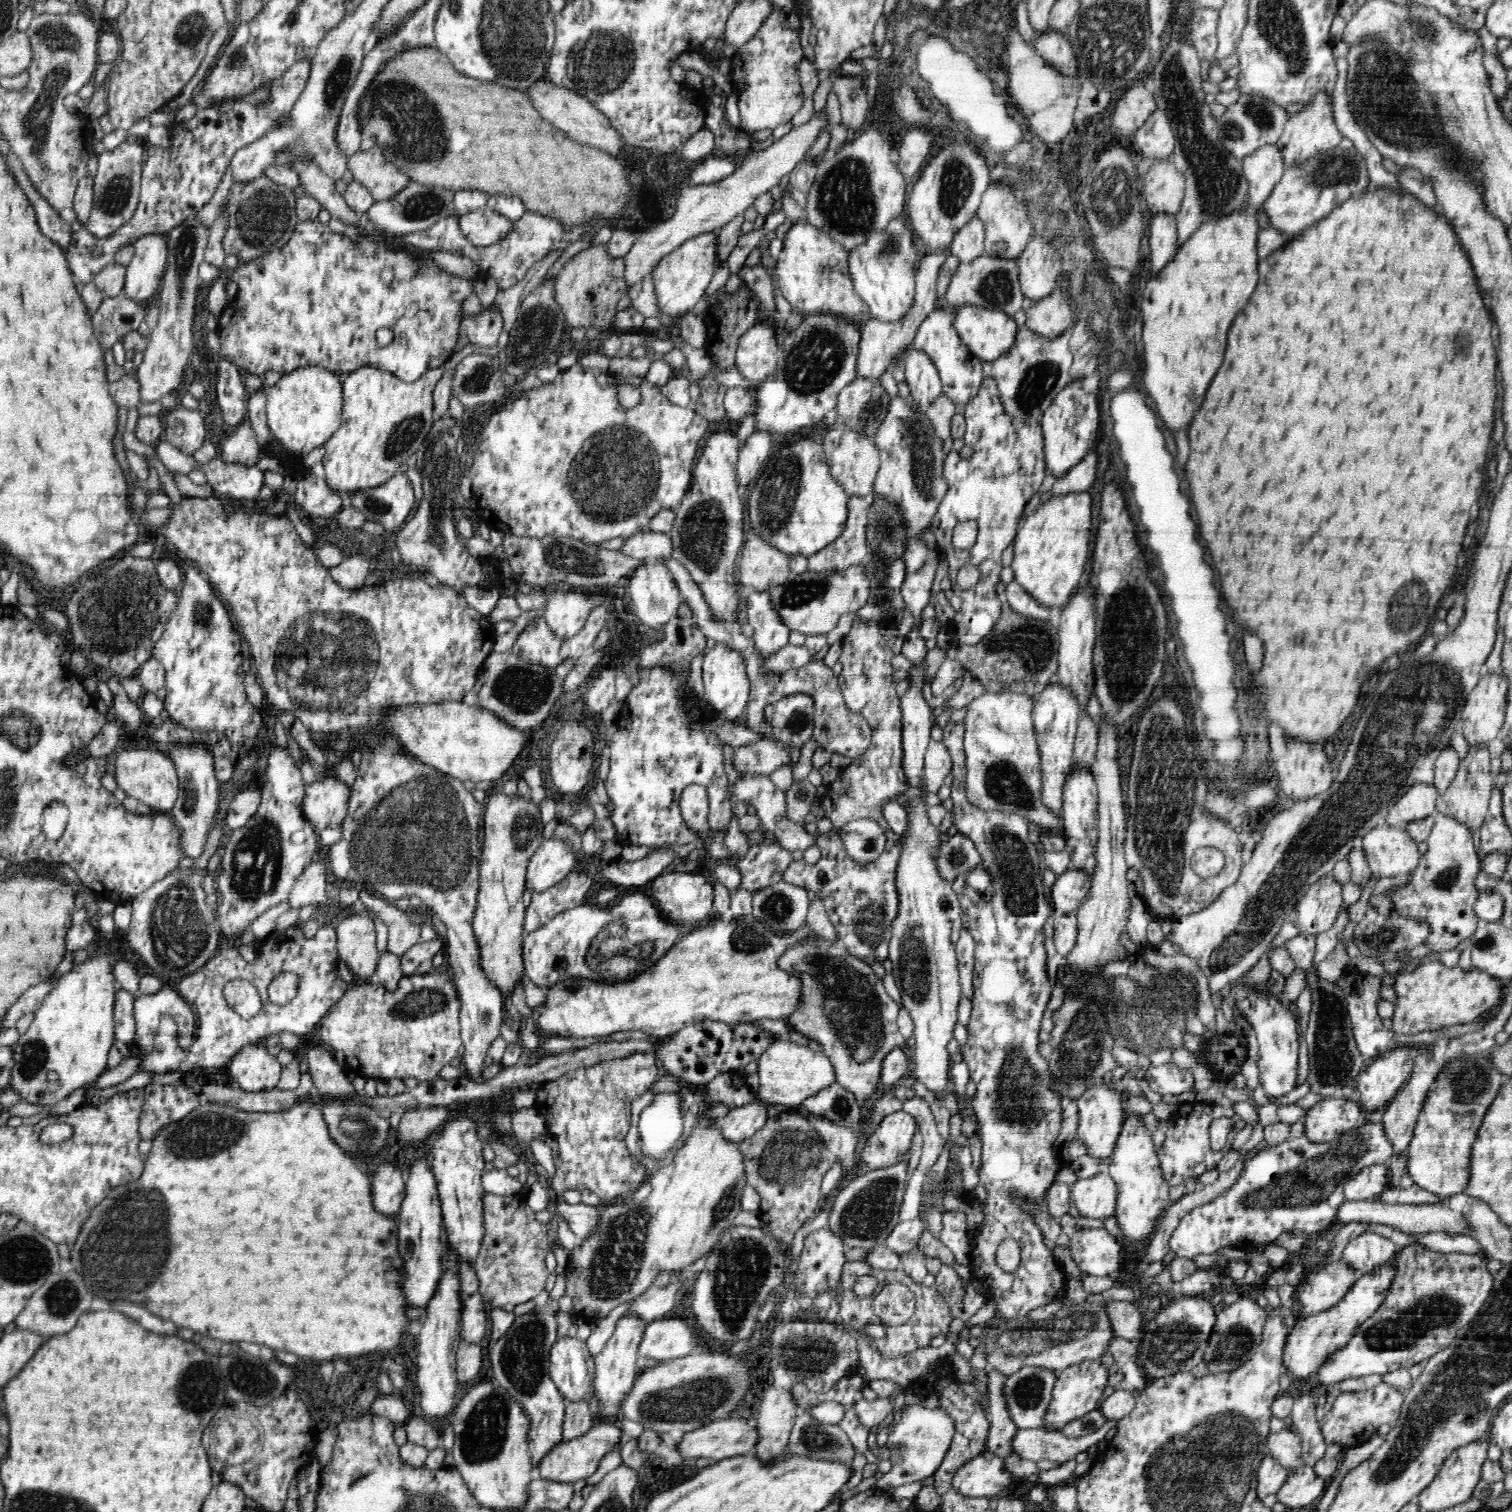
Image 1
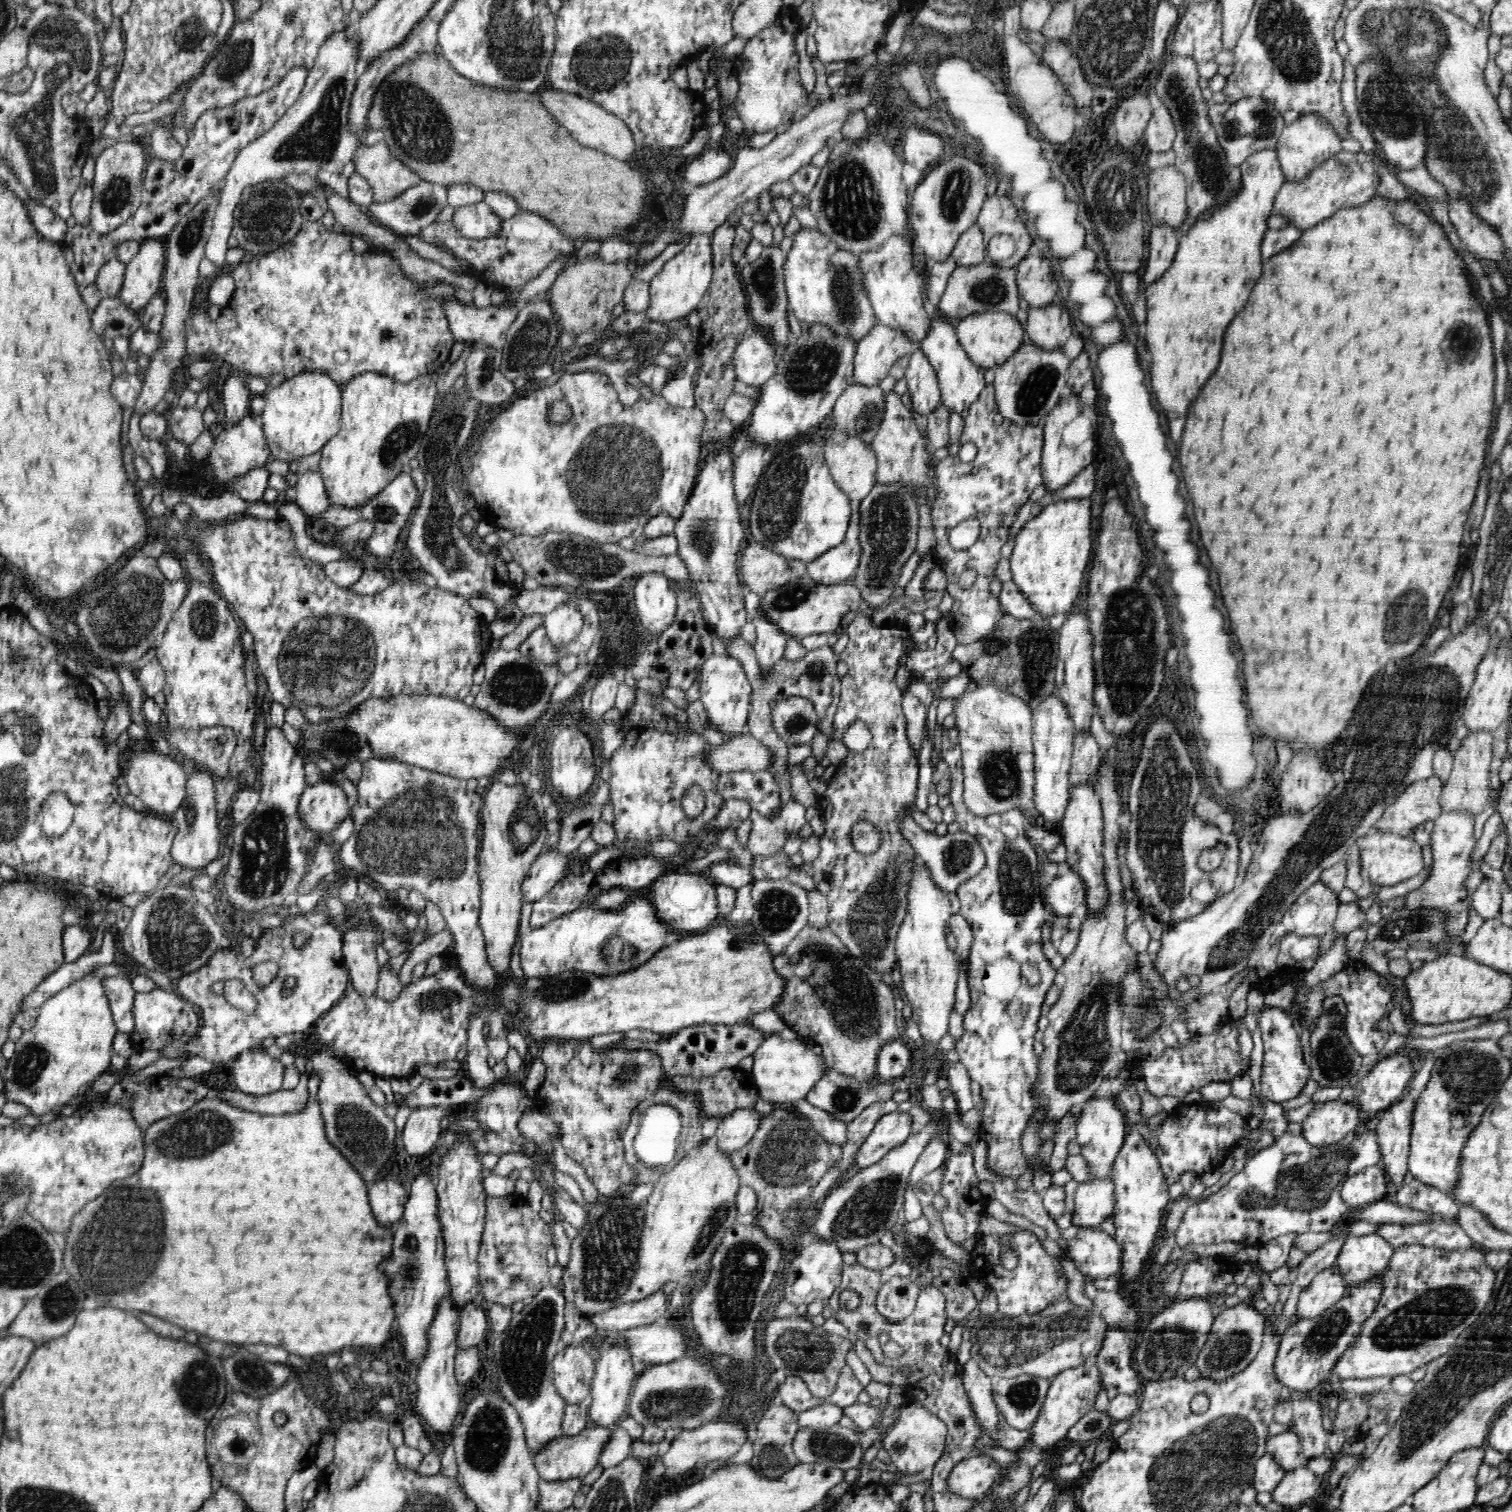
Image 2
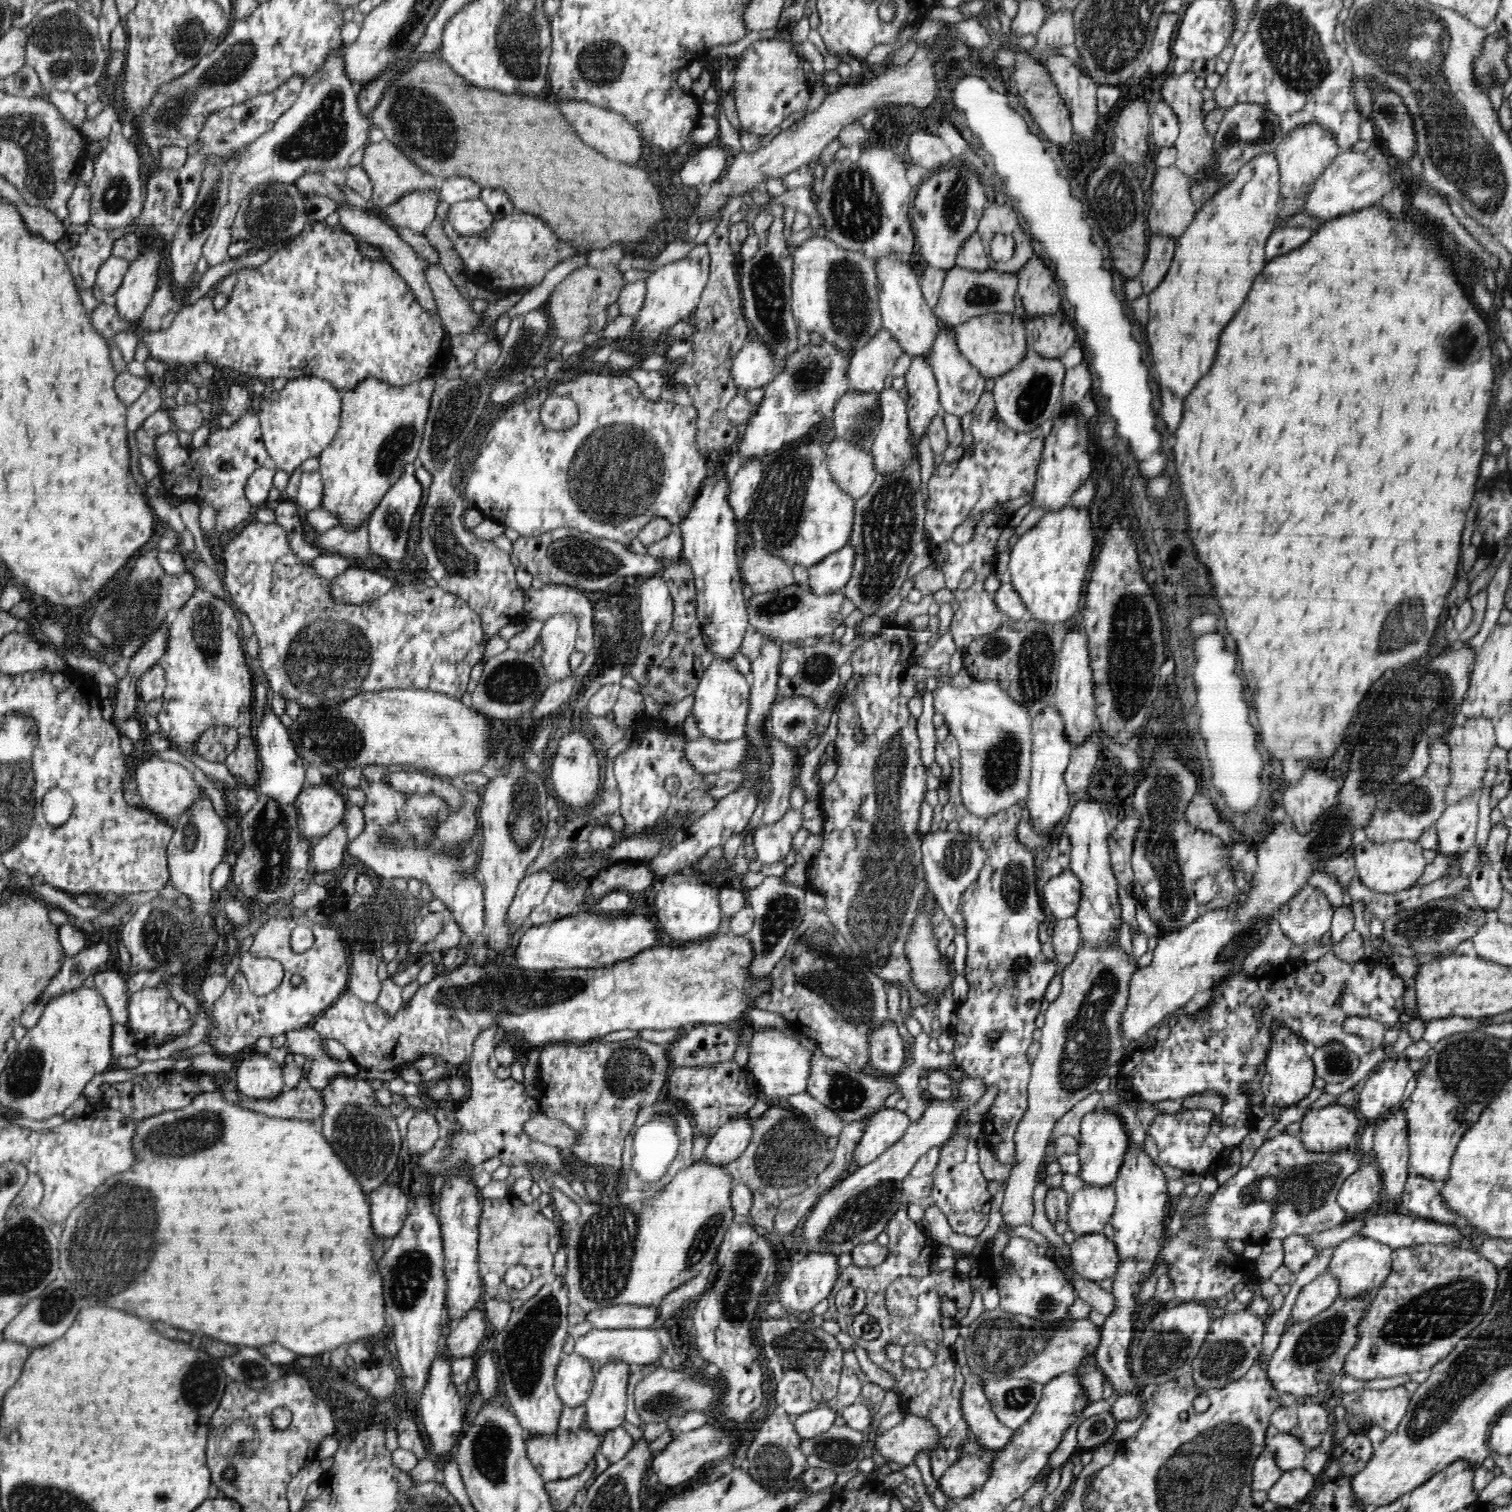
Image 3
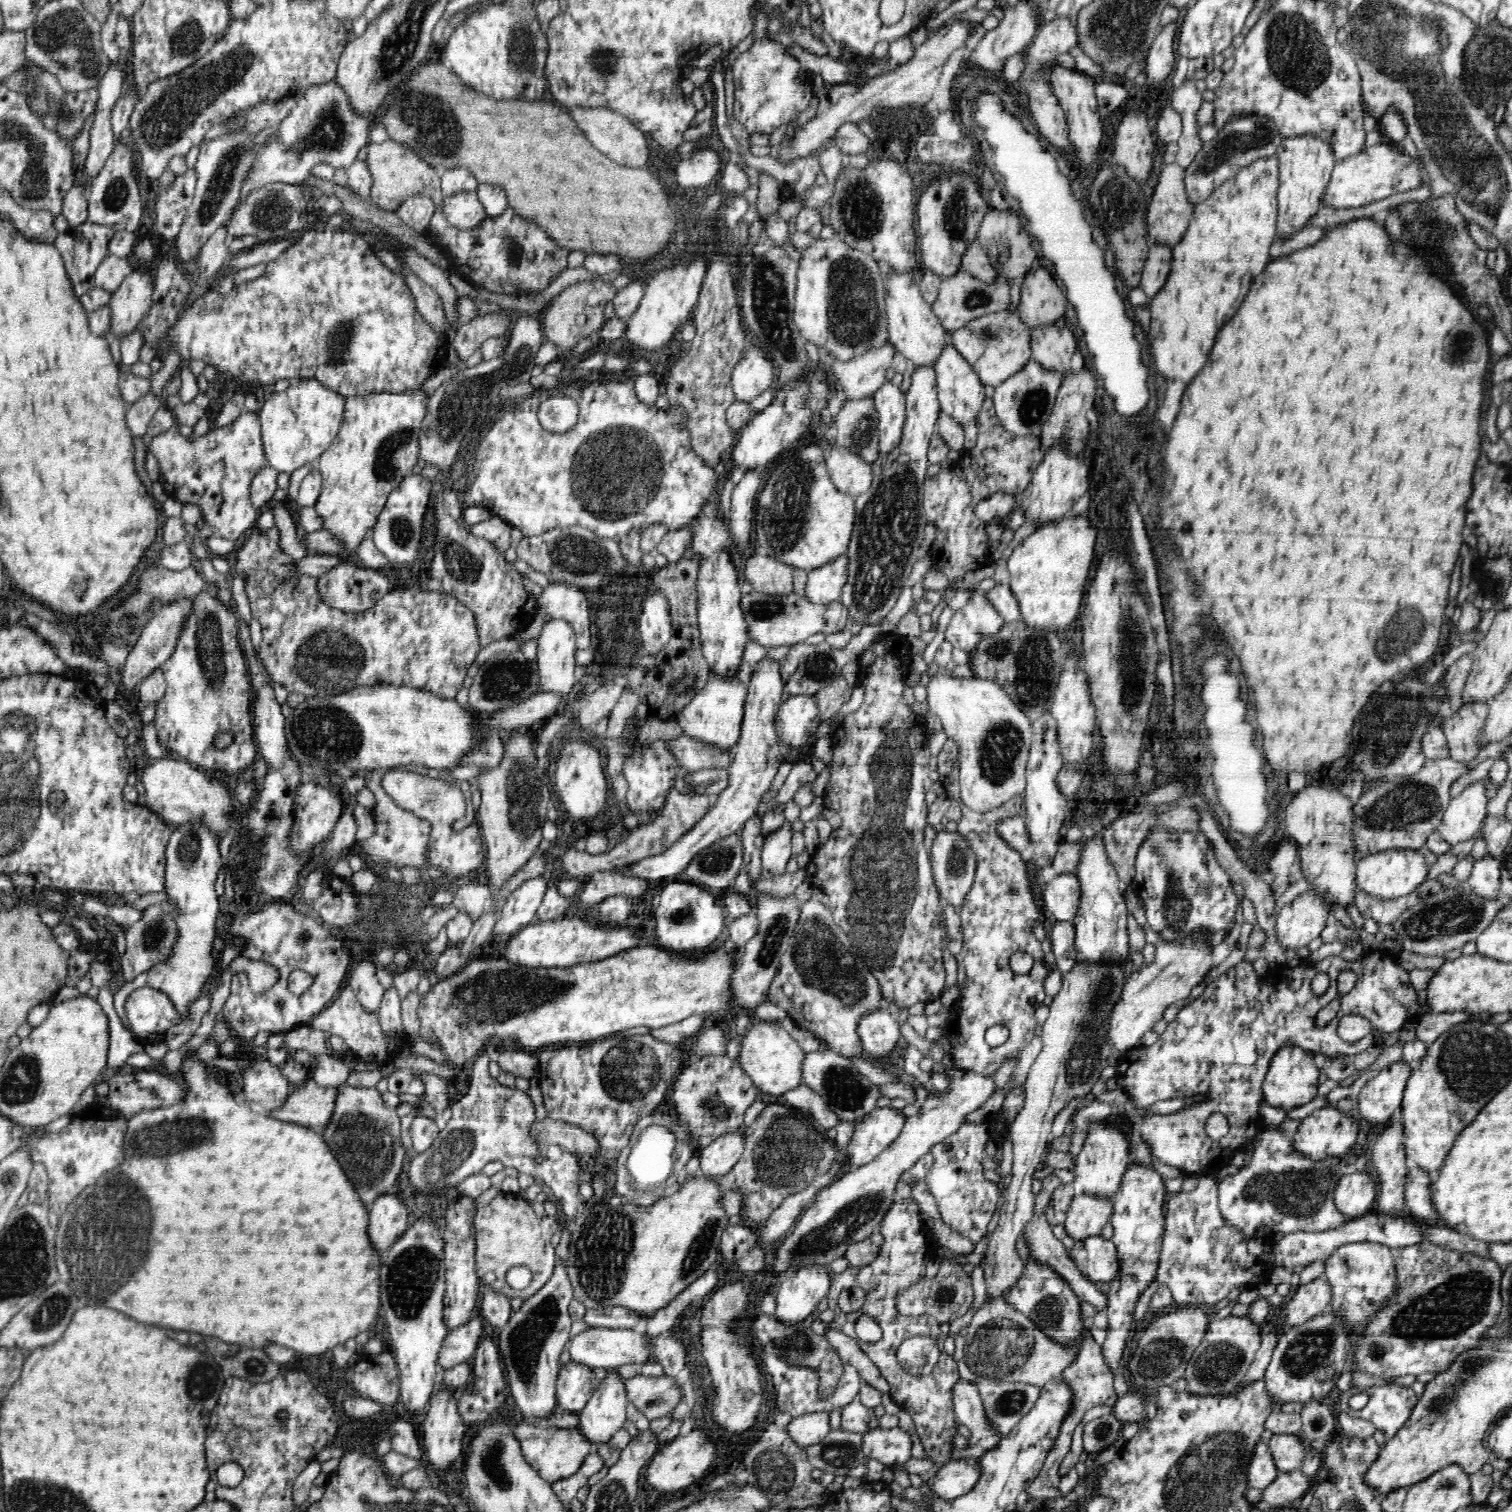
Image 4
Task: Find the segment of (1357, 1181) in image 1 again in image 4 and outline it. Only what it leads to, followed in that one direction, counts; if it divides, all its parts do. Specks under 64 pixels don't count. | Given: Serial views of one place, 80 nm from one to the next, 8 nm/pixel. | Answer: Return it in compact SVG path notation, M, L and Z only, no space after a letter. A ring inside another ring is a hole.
M1348 1171L1343 1178L1338 1180L1333 1201L1336 1208L1348 1219L1369 1214L1372 1202L1376 1202L1374 1176L1365 1171Z

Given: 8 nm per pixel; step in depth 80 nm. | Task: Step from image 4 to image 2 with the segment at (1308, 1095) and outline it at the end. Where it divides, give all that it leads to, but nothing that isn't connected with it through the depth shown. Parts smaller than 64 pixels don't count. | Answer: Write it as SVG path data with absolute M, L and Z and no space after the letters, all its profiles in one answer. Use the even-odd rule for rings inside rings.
M1276 1007L1260 1009L1257 1017L1260 1032L1262 1033L1262 1041L1264 1042L1260 1076L1261 1092L1265 1098L1275 1103L1292 1100L1292 1098L1300 1095L1310 1072L1310 1068L1304 1061L1300 1034L1296 1031L1289 1017Z

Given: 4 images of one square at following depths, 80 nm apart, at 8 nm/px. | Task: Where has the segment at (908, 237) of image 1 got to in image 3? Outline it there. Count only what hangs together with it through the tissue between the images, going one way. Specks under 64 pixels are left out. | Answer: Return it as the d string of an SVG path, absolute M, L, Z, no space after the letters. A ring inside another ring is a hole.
M884 256L875 259L875 271L879 281L880 314L886 334L896 339L900 348L912 354L912 358L926 358L942 324L923 297L919 279L912 269L912 262L904 261L902 257Z

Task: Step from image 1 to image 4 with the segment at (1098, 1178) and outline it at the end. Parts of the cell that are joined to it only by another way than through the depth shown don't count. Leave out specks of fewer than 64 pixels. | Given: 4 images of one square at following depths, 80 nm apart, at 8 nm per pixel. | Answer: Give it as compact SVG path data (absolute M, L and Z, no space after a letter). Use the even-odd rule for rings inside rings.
M1076 1193L1064 1222L1066 1234L1075 1241L1100 1235L1113 1213L1113 1201L1101 1200L1097 1194Z

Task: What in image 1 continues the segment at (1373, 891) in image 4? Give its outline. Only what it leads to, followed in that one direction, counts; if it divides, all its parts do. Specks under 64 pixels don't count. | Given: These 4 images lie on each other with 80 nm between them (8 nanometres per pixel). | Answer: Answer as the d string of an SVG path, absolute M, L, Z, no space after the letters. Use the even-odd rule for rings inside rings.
M1380 823L1363 836L1363 849L1372 876L1412 874L1421 857L1405 827Z

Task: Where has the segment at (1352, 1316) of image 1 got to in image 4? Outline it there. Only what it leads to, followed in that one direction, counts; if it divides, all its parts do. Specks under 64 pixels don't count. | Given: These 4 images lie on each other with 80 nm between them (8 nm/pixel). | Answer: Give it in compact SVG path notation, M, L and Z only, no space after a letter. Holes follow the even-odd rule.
M1329 1311L1324 1312L1303 1325L1295 1328L1282 1329L1276 1348L1273 1350L1271 1362L1266 1370L1266 1394L1272 1396L1274 1402L1304 1402L1312 1398L1328 1396L1332 1386L1337 1386L1337 1381L1344 1370L1347 1356L1352 1350L1349 1332L1341 1328L1341 1320L1332 1316Z

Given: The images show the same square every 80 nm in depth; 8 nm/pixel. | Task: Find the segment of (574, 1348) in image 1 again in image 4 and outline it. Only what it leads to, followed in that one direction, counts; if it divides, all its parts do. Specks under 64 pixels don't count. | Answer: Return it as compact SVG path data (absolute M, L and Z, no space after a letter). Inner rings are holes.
M568 1362L561 1366L556 1382L557 1407L568 1413L582 1411L592 1397L597 1381L588 1366Z

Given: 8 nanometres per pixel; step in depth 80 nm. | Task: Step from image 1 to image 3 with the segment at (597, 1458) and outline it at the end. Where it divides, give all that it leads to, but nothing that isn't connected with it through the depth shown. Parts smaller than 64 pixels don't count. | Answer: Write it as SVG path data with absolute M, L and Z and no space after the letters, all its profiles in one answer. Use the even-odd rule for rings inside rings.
M585 1428L568 1433L556 1432L554 1435L526 1435L526 1452L544 1482L566 1480L580 1474L590 1464L598 1445L601 1445L600 1436Z

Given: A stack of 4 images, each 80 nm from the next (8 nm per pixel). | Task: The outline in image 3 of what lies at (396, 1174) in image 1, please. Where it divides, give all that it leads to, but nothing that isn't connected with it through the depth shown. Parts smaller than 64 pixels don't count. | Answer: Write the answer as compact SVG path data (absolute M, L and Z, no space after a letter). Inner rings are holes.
M398 1185L380 1186L376 1194L370 1194L372 1228L378 1236L394 1238L403 1228L408 1210L408 1196Z

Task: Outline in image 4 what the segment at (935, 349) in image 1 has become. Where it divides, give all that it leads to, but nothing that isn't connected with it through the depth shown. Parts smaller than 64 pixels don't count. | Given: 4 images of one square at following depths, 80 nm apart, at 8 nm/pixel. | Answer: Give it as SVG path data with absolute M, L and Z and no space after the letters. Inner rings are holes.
M951 342L943 348L942 356L938 362L932 366L937 378L937 399L941 407L941 412L948 415L958 425L968 425L979 421L980 410L983 409L984 385L977 376L976 371L964 360L964 357L957 352L956 347Z

